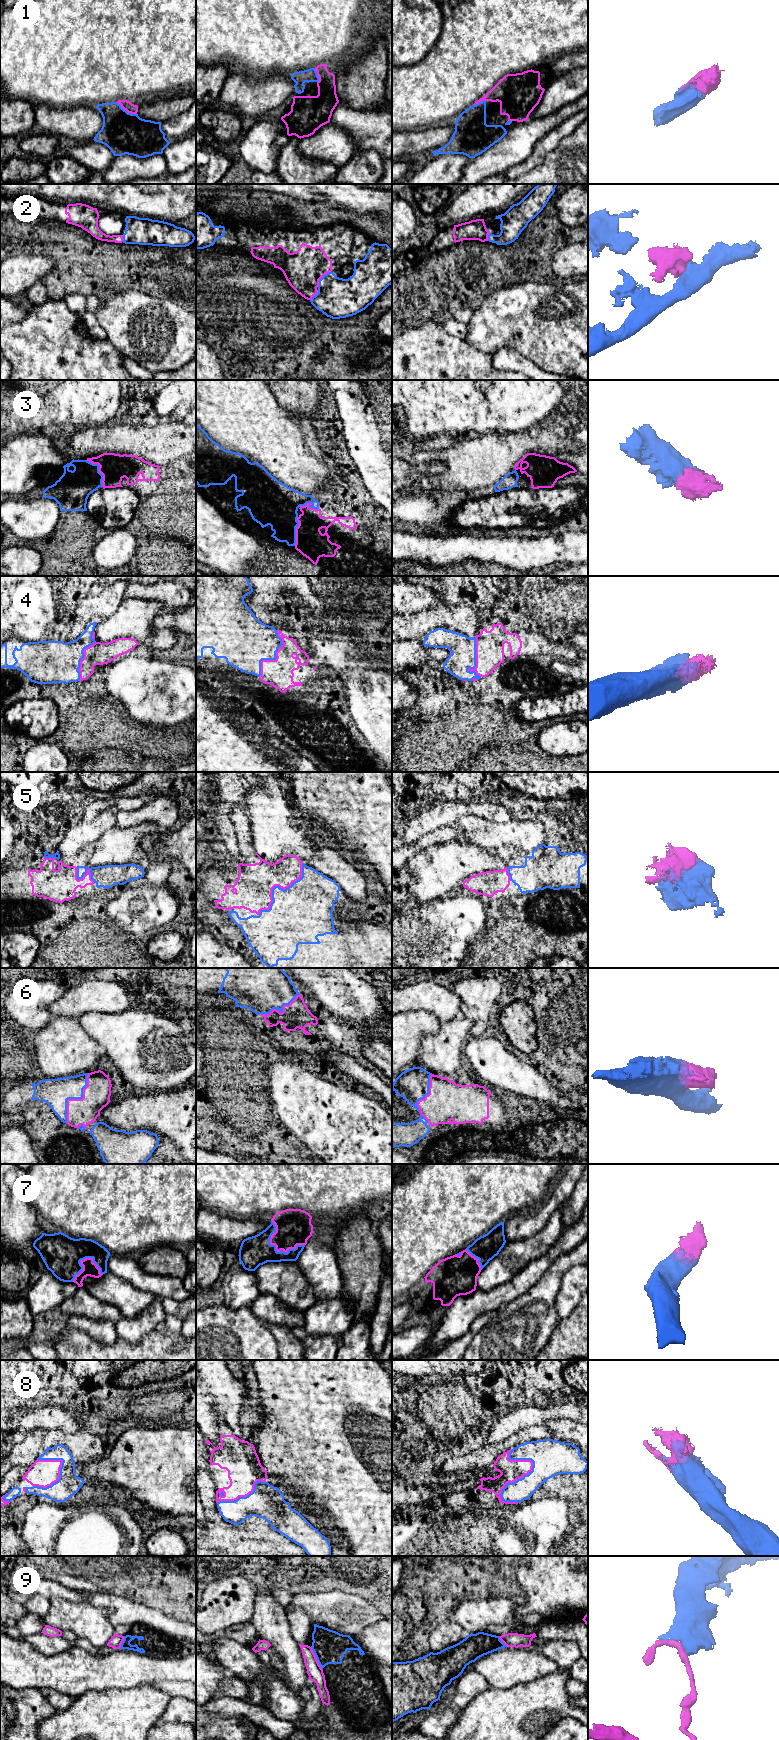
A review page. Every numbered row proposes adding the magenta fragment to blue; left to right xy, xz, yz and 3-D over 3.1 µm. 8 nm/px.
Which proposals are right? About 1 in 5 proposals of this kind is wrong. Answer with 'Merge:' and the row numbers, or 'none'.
Merge: 1, 2, 3, 4, 5, 6, 7, 8

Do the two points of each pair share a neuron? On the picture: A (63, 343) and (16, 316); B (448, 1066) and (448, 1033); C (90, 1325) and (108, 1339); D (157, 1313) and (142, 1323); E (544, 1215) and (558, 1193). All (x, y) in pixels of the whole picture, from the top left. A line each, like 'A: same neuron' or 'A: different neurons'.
A: different neurons
B: same neuron
C: same neuron
D: same neuron
E: same neuron

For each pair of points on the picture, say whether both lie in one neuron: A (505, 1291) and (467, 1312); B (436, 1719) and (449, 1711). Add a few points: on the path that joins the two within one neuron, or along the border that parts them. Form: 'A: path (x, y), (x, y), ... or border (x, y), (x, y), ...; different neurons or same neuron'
A: path (496, 1298), (476, 1303); same neuron
B: path (439, 1719), (446, 1714); same neuron

